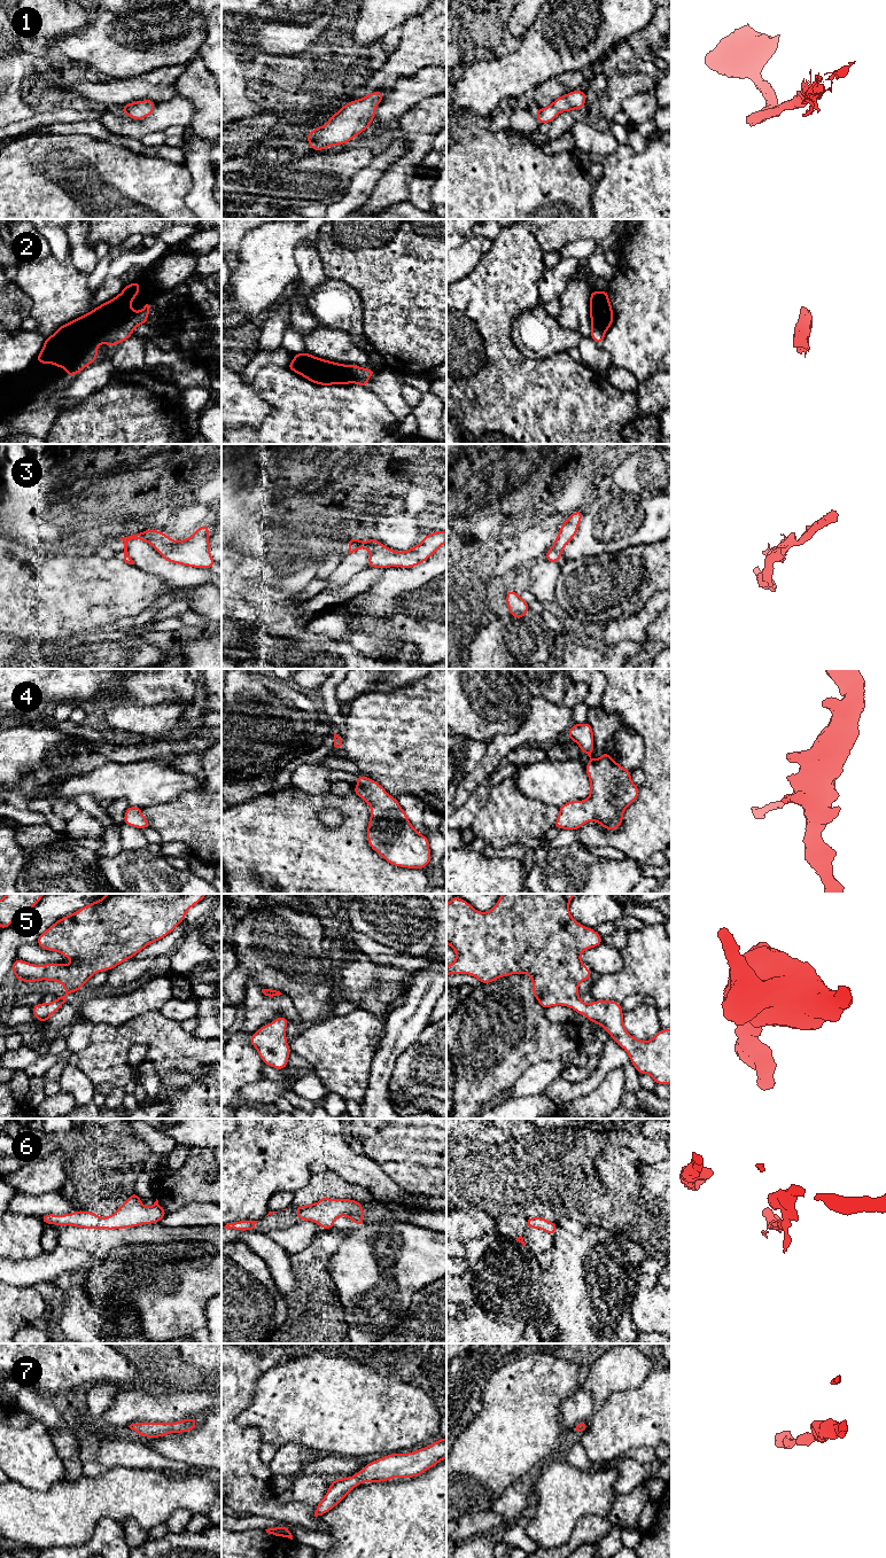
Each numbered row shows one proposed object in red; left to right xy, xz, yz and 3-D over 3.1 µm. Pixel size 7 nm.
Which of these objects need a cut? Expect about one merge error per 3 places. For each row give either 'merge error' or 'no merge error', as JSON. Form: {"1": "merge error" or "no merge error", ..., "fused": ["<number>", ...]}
{"1": "no merge error", "2": "no merge error", "3": "no merge error", "4": "no merge error", "5": "no merge error", "6": "no merge error", "7": "no merge error", "fused": []}

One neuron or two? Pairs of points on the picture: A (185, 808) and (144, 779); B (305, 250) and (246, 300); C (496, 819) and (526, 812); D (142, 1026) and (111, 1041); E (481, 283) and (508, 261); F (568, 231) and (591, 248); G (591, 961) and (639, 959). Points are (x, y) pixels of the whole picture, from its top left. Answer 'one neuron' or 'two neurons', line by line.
A: two neurons
B: two neurons
C: one neuron
D: one neuron
E: one neuron
F: two neurons
G: two neurons

